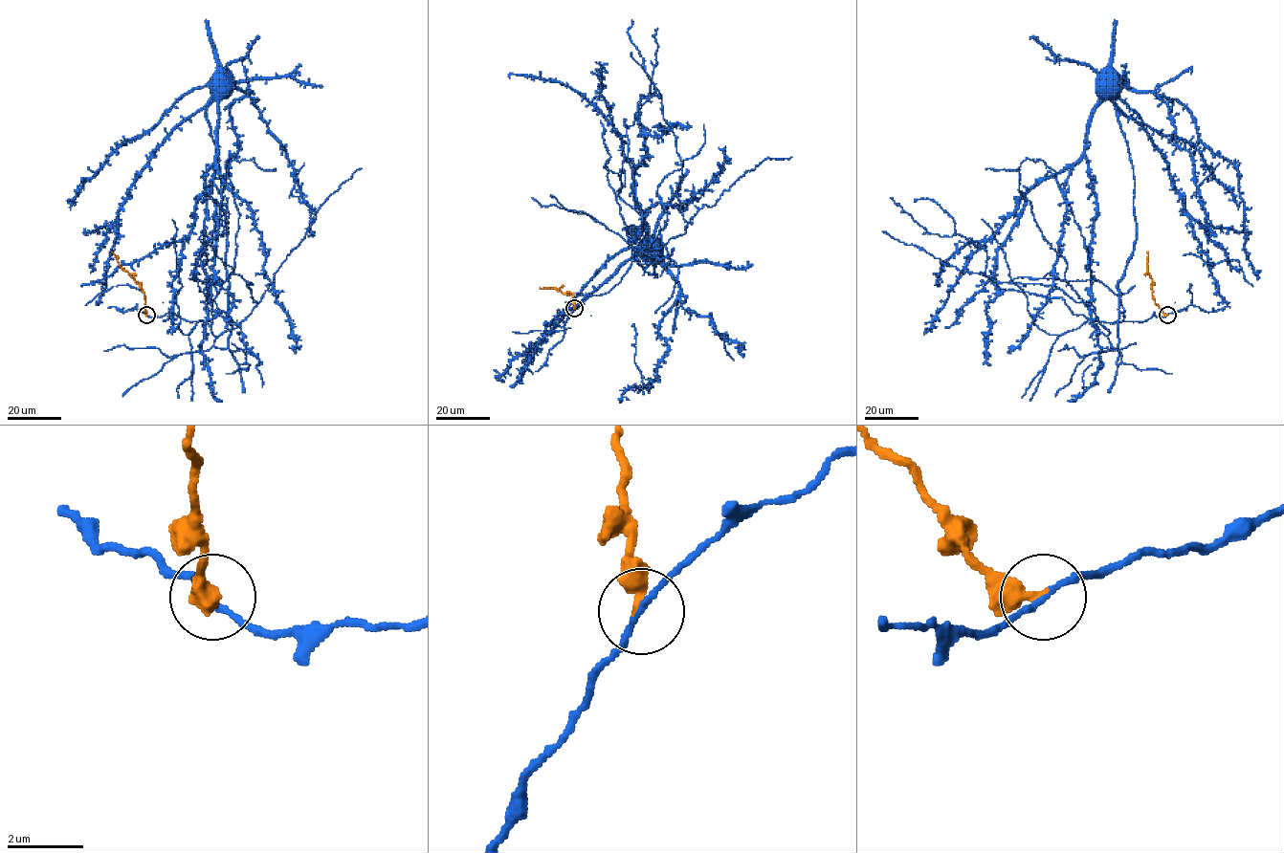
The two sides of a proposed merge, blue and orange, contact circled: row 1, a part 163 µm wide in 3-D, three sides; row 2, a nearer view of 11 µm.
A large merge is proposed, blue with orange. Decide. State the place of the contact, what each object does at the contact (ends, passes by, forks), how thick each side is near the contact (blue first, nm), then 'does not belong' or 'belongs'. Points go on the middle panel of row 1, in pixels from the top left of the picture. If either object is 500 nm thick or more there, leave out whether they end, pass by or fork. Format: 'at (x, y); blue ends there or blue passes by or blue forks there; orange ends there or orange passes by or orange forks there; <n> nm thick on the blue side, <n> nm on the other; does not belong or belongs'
at (574, 308); blue passes by; orange ends there; 130 nm thick on the blue side, 360 nm on the other; does not belong

